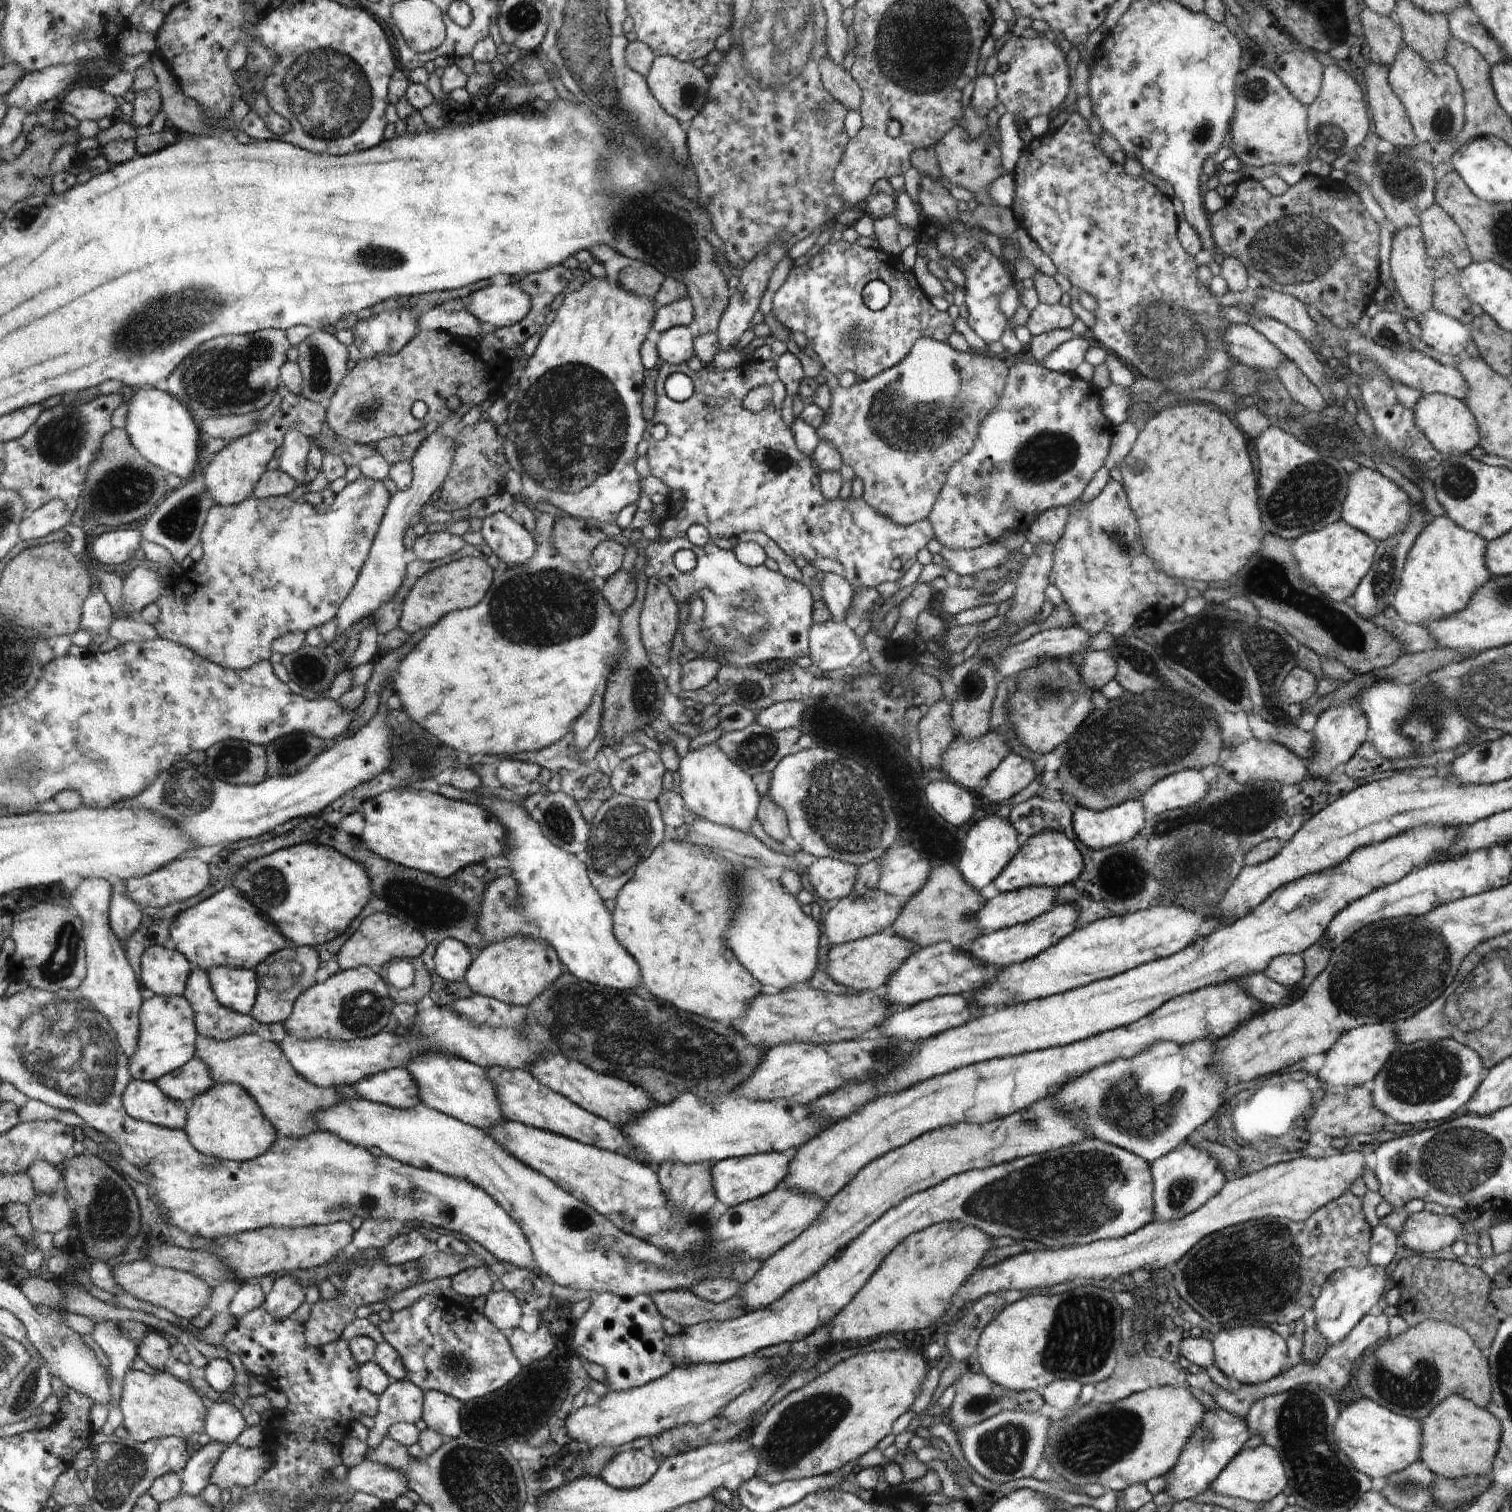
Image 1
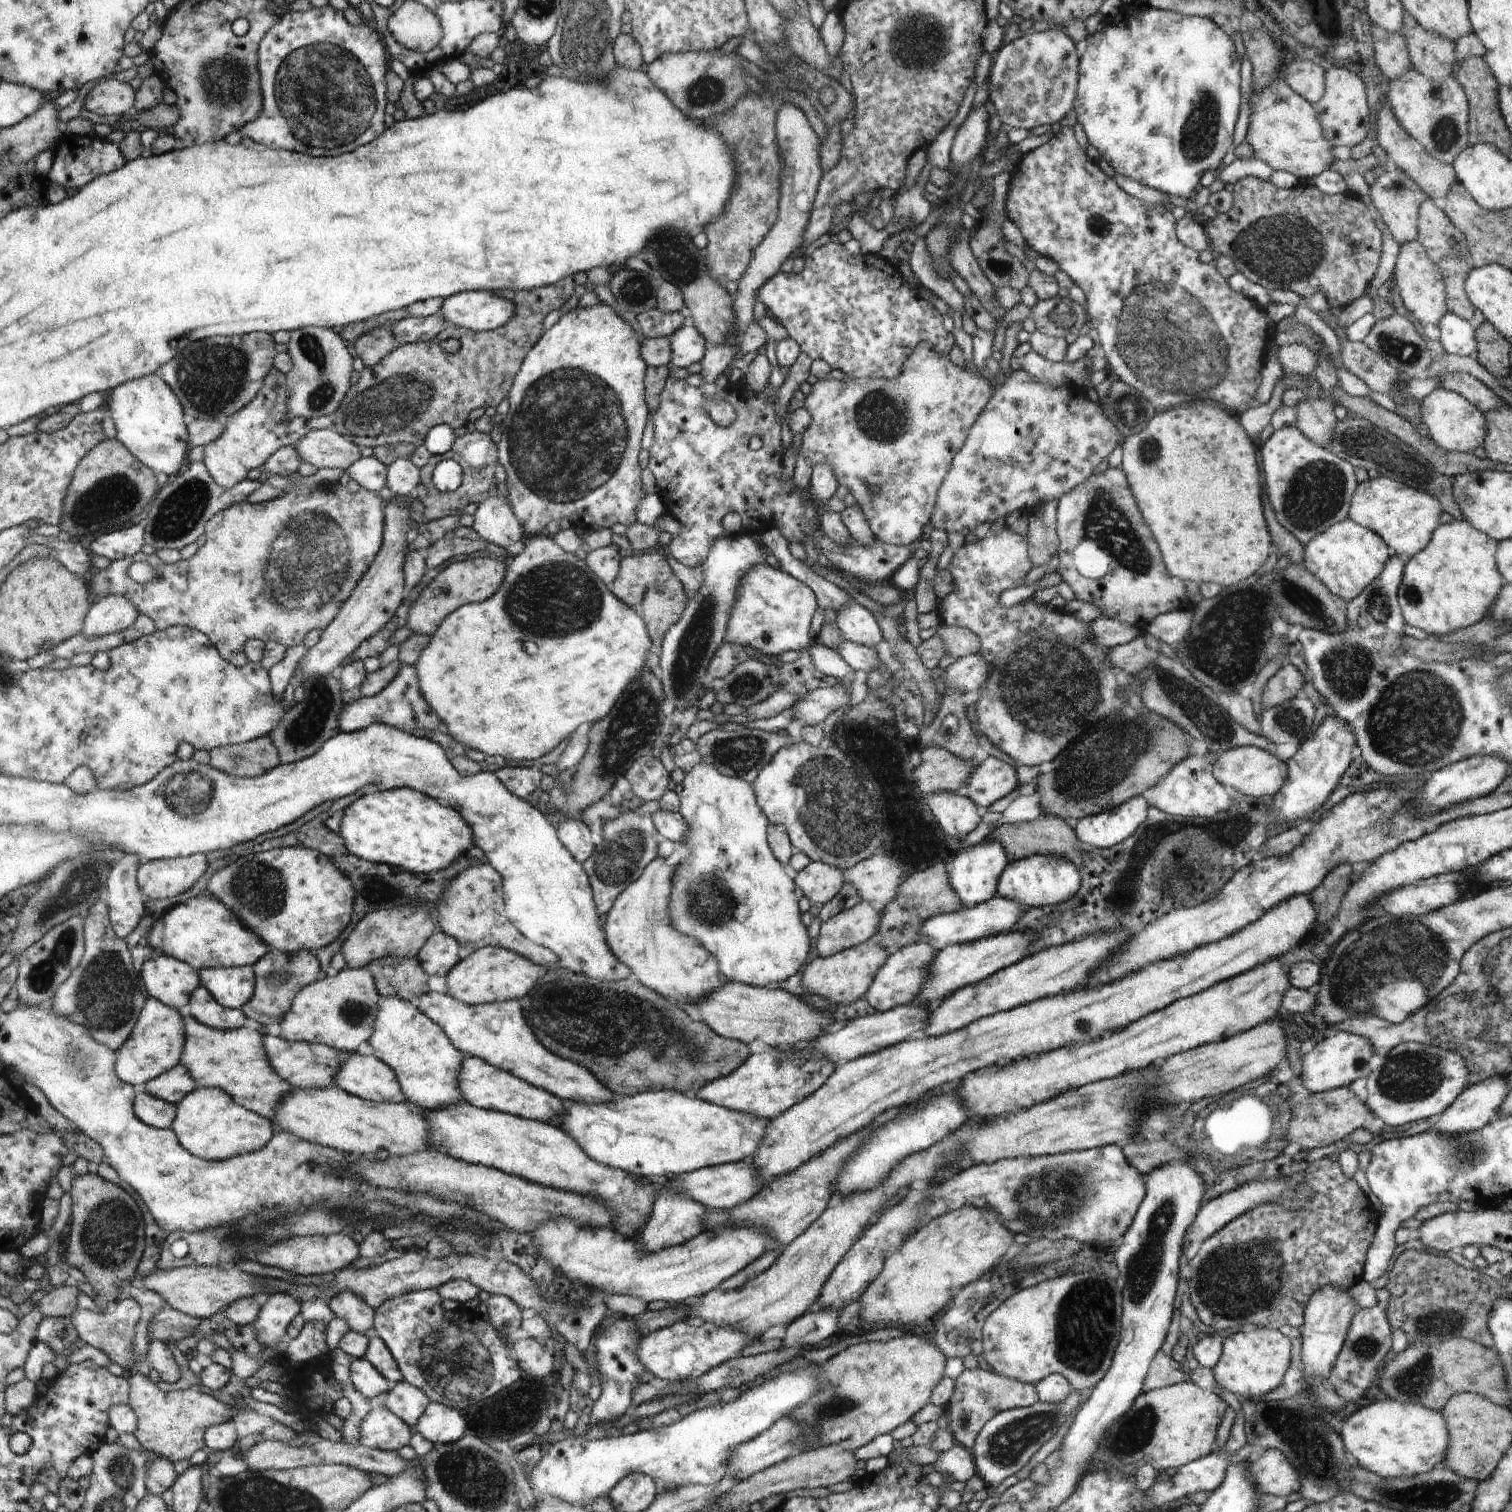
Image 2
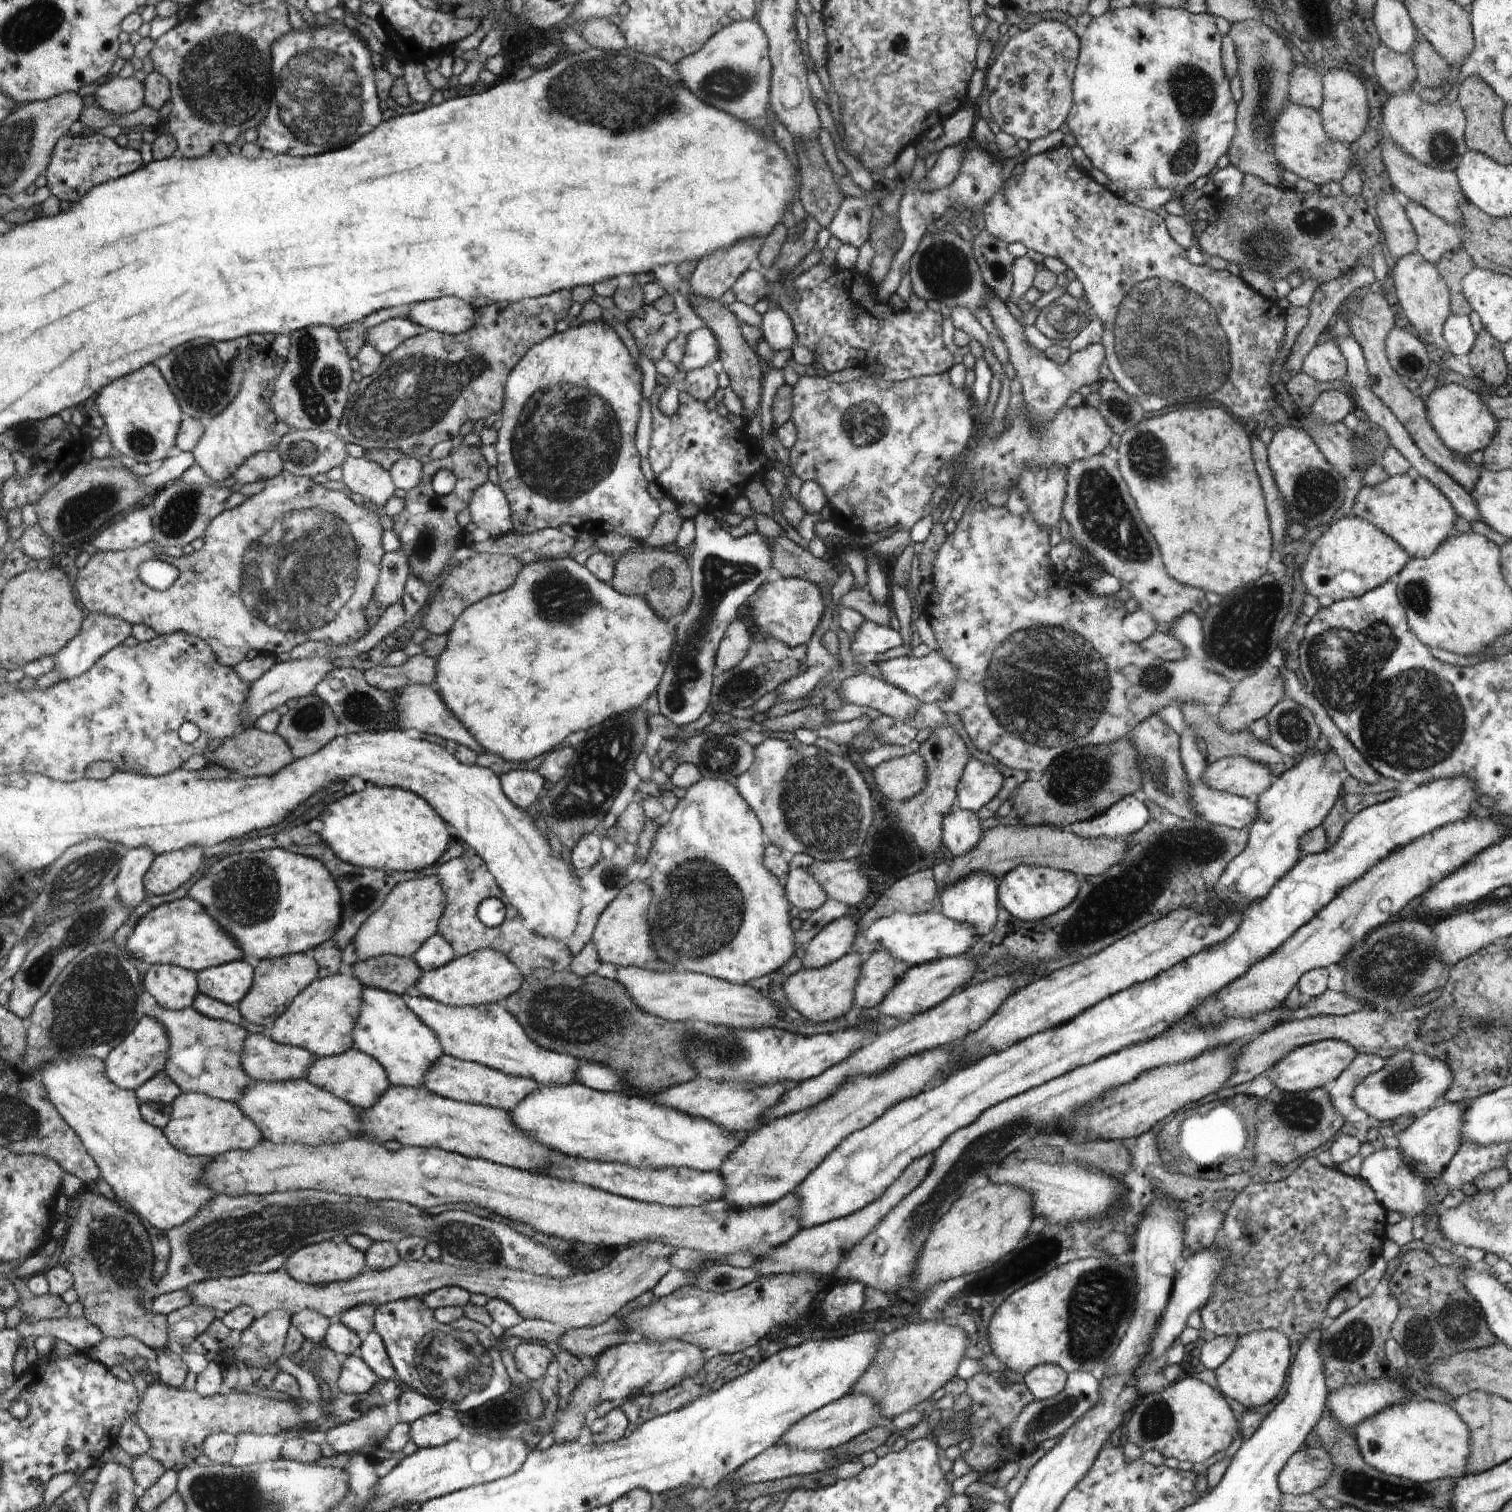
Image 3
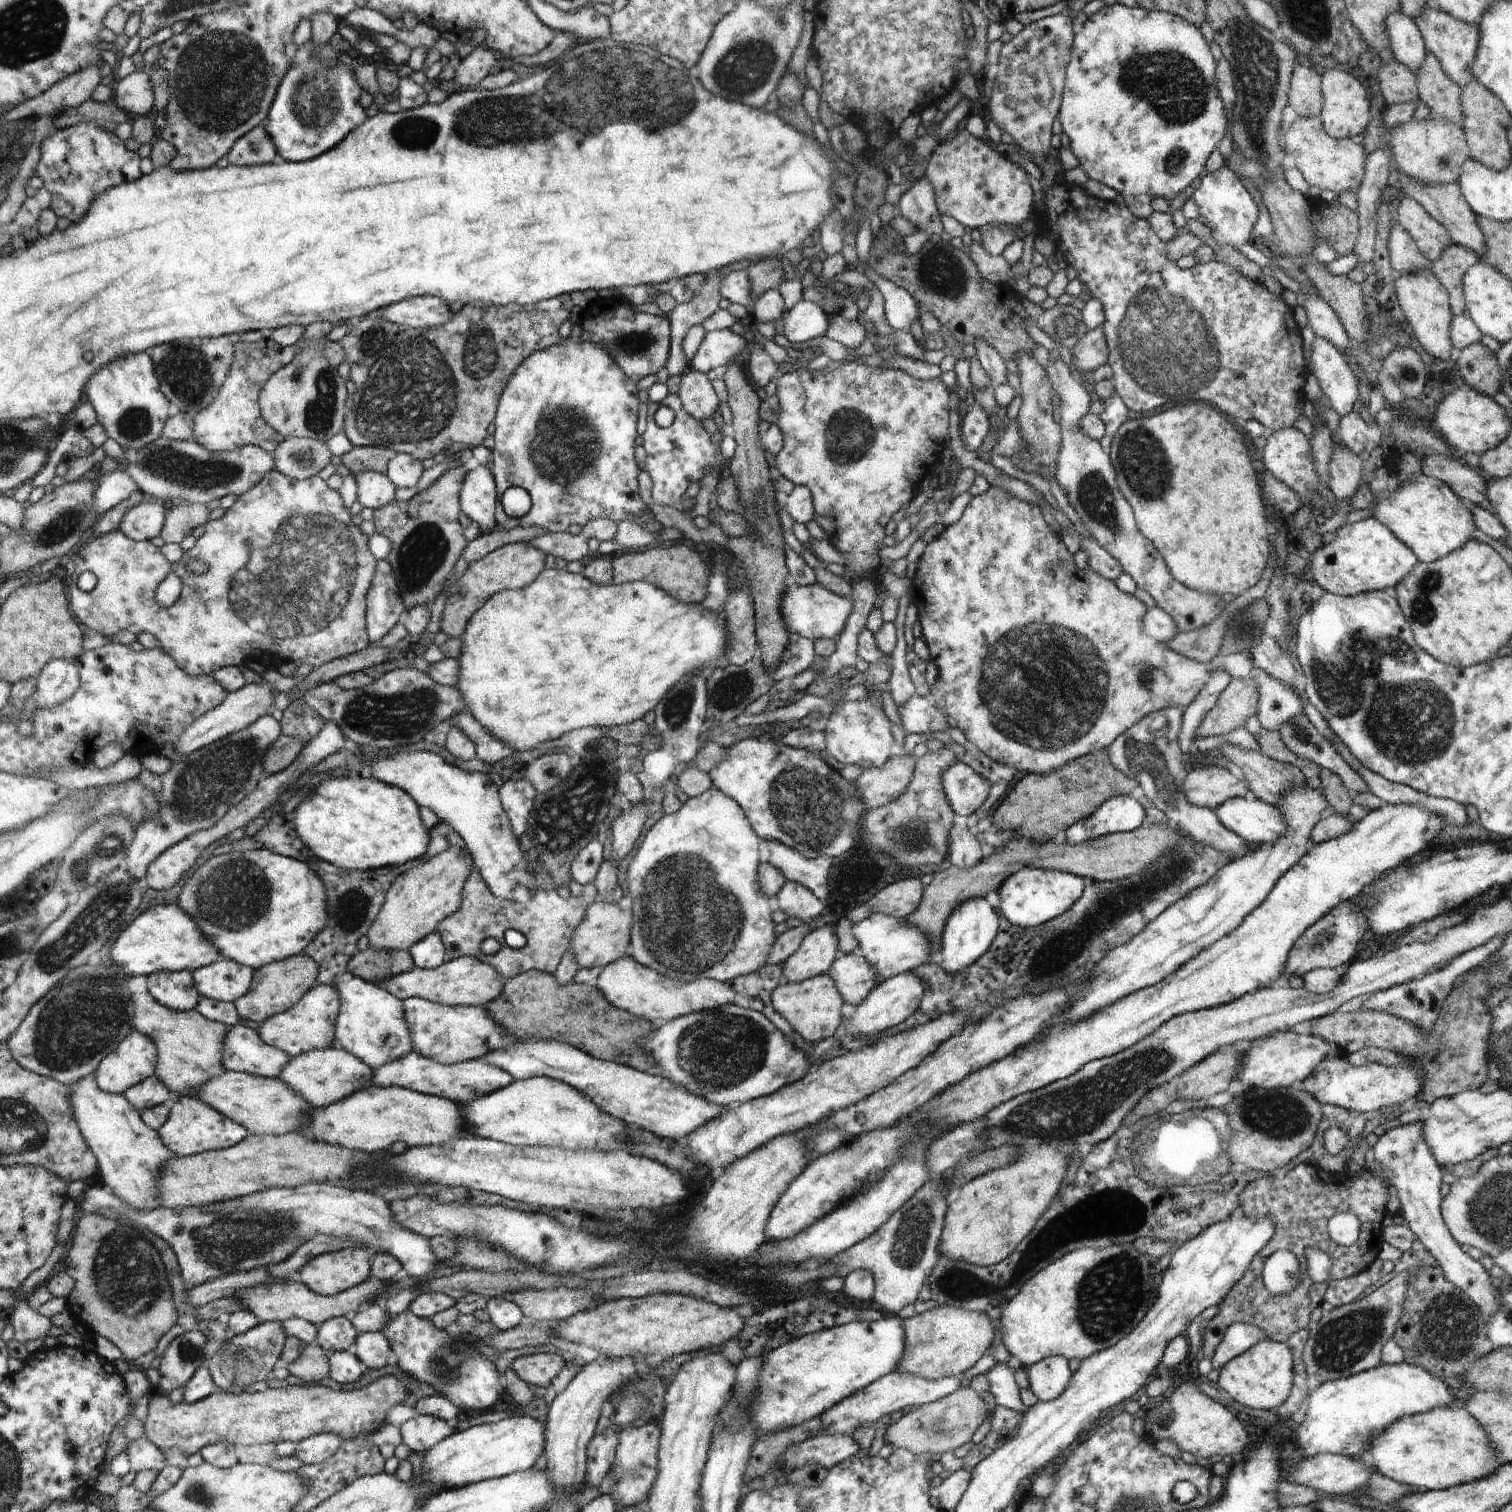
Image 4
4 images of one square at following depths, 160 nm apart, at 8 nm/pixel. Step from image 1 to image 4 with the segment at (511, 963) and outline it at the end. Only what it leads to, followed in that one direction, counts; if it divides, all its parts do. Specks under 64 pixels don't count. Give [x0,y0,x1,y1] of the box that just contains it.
[378,956,506,1007]

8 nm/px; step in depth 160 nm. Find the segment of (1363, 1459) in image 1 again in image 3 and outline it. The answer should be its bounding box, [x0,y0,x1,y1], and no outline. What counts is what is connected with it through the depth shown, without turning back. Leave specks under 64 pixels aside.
[1354,1398,1470,1483]

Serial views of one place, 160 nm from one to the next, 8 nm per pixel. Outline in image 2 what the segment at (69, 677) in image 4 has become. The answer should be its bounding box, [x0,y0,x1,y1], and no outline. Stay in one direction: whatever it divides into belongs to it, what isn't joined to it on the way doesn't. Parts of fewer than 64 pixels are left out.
[82,595,140,636]

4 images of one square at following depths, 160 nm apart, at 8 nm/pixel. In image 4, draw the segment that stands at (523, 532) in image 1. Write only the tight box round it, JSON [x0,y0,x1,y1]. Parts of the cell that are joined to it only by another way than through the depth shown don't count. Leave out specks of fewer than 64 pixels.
[460,464,498,532]

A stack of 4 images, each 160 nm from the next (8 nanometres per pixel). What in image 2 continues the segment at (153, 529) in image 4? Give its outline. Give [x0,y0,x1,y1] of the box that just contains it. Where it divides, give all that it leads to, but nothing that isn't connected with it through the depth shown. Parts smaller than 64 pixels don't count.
[90,521,146,562]

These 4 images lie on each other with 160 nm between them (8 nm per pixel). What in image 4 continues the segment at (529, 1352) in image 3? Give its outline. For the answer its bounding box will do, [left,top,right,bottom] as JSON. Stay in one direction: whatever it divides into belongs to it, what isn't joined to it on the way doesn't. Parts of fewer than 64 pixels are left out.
[512,1354,565,1388]

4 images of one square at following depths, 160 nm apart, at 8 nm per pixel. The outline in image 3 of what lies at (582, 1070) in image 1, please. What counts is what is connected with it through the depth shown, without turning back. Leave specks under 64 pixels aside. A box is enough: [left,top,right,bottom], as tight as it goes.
[402,994,580,1087]

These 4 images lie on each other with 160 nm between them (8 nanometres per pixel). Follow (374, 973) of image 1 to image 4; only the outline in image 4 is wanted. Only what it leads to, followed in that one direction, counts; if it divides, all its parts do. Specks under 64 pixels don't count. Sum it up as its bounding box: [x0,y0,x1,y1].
[259,985,341,1057]

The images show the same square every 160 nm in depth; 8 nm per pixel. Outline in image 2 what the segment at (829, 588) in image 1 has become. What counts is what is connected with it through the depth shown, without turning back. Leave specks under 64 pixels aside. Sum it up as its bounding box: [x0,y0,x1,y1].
[836,598,883,647]

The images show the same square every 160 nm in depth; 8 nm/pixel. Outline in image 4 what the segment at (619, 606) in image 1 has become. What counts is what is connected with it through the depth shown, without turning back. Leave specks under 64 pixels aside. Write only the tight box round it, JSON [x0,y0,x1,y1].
[612,544,710,605]

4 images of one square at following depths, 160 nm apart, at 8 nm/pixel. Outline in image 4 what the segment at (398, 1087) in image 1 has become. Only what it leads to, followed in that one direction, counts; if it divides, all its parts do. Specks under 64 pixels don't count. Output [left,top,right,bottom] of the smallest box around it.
[278,1046,375,1107]

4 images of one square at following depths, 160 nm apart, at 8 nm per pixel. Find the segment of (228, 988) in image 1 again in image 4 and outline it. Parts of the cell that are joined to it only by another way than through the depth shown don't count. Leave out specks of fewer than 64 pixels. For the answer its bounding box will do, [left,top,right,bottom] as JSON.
[194,959,255,1003]

